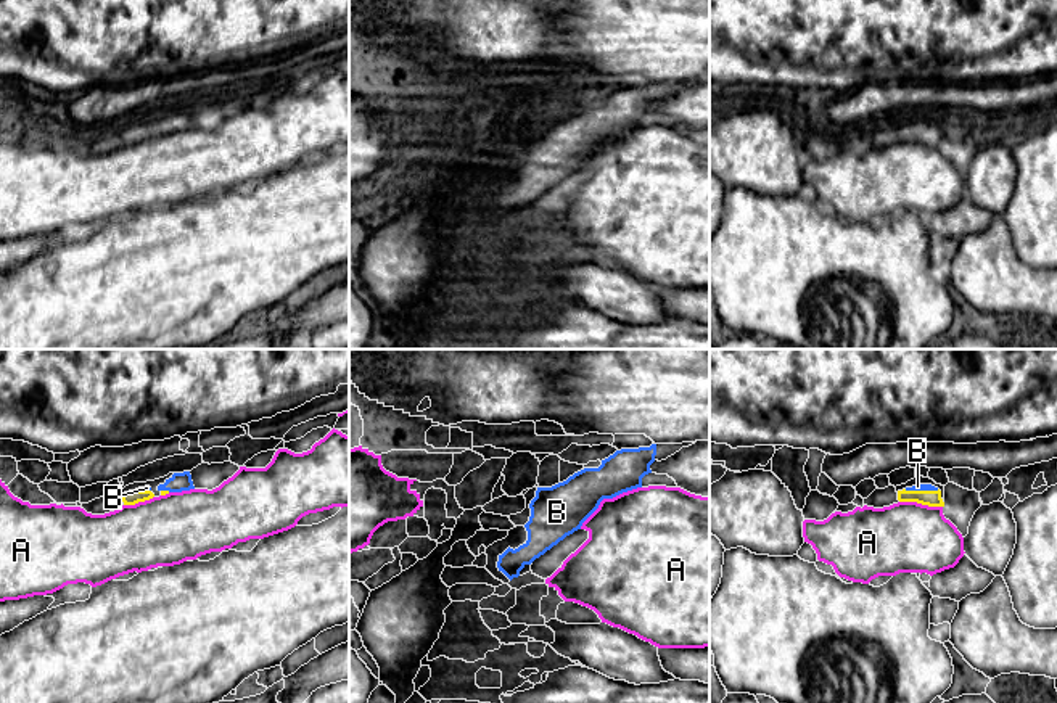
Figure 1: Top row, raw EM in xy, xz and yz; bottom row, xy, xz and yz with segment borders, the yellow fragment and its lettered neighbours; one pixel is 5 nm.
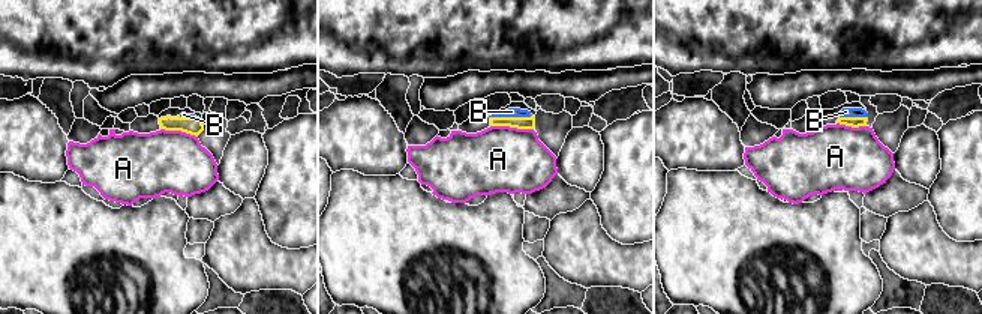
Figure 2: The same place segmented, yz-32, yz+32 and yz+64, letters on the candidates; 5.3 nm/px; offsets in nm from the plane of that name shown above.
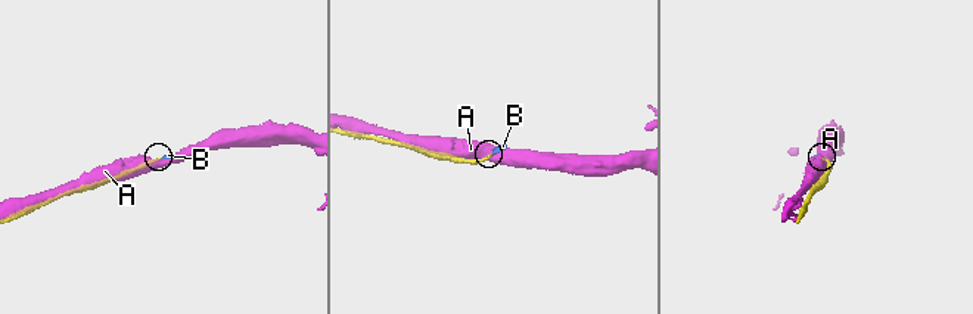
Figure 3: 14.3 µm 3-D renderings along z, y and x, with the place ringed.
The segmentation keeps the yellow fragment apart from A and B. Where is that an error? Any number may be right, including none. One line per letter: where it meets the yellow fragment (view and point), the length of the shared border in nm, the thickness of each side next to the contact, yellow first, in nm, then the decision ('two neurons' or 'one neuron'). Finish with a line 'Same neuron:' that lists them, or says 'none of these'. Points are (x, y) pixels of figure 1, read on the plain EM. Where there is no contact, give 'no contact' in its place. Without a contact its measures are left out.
A: meets yellow in yz at (921, 142); contact 220 nm long; 80 nm thick on the yellow side, 360 nm on the other; two neurons
B: meets yellow in yz at (922, 131); contact 180 nm long; 80 nm thick on the yellow side, 30 nm on the other; one neuron
Same neuron: B

